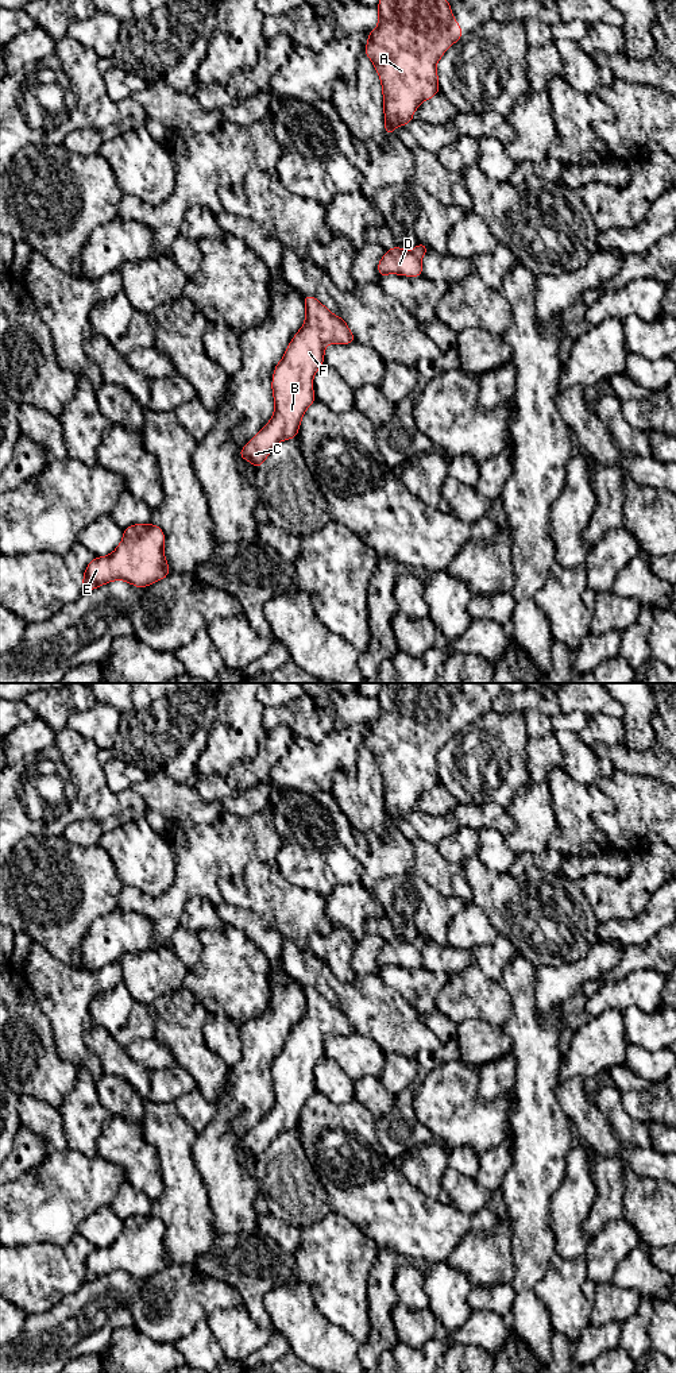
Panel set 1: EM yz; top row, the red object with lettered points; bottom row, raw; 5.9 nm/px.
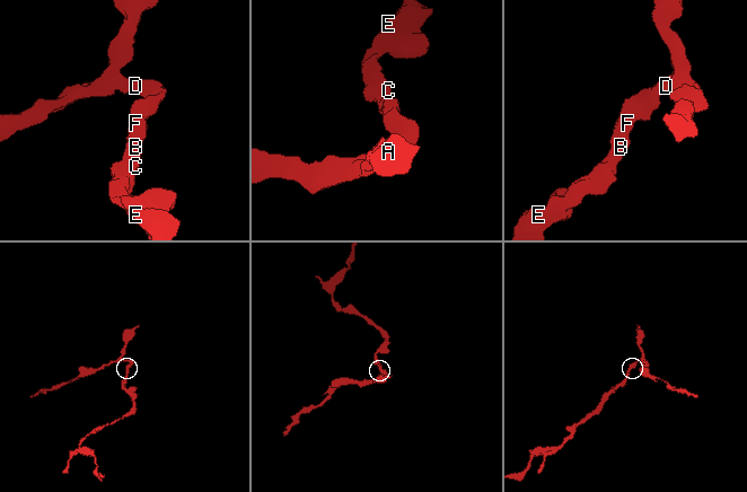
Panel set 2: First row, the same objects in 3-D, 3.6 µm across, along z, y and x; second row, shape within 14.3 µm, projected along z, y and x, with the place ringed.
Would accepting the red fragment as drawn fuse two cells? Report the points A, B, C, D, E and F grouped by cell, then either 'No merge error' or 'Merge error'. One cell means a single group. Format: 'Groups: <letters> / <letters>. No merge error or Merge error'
Groups: A B C D E F. No merge error

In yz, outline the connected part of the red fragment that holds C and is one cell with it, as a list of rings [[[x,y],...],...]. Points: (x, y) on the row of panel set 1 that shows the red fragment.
[[[304,296],[304,302],[305,324],[273,373],[274,414],[239,452],[255,468],[279,441],[297,437],[306,409],[316,401],[313,377],[324,365],[327,346],[356,342],[344,319],[331,313],[314,296]]]

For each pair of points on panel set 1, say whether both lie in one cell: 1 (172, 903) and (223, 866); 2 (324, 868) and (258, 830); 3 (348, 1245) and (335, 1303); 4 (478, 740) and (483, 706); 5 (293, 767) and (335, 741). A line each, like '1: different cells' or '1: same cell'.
1: same cell
2: different cells
3: same cell
4: different cells
5: same cell

